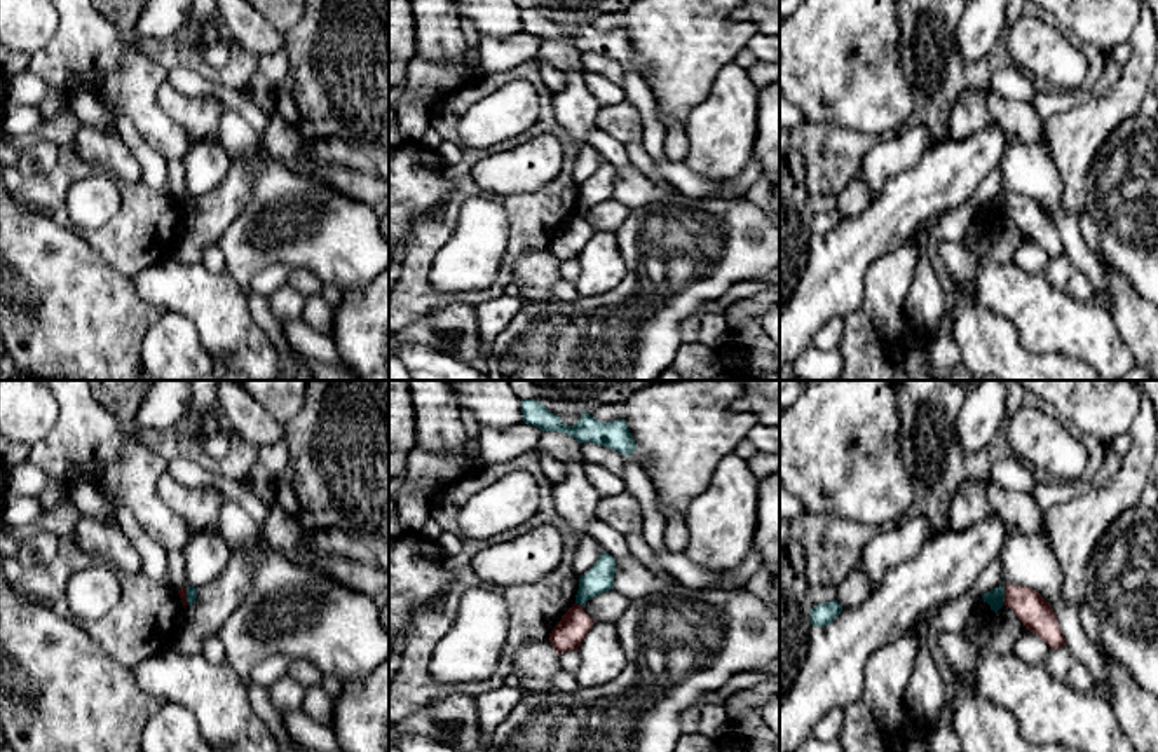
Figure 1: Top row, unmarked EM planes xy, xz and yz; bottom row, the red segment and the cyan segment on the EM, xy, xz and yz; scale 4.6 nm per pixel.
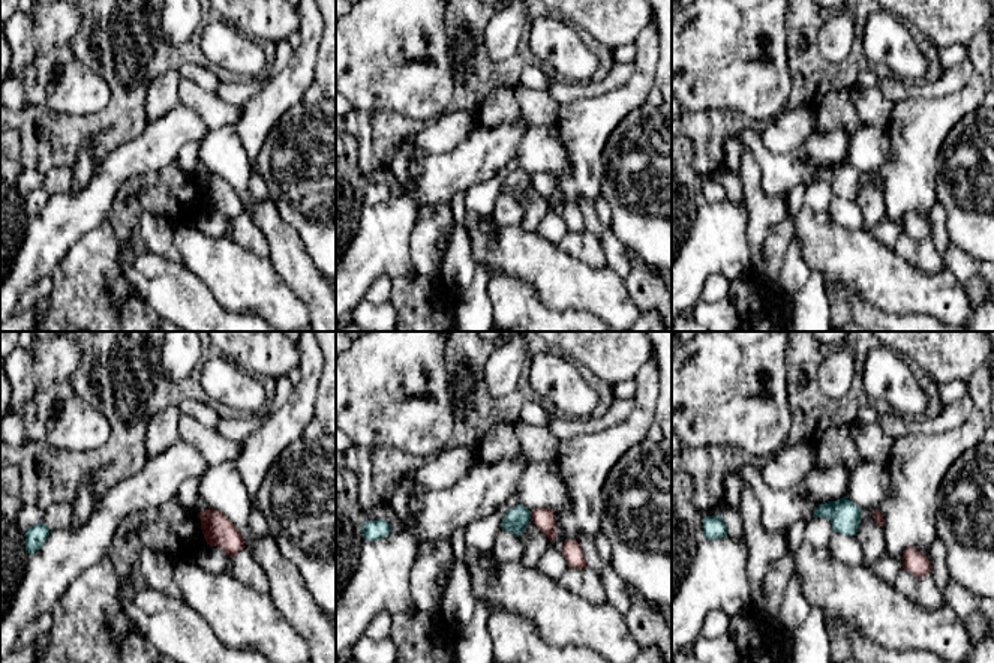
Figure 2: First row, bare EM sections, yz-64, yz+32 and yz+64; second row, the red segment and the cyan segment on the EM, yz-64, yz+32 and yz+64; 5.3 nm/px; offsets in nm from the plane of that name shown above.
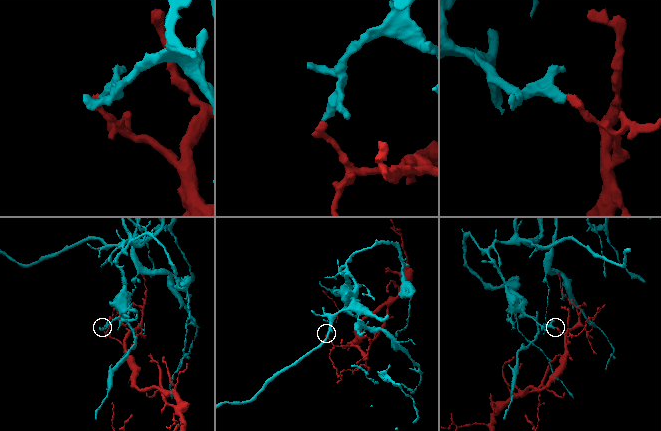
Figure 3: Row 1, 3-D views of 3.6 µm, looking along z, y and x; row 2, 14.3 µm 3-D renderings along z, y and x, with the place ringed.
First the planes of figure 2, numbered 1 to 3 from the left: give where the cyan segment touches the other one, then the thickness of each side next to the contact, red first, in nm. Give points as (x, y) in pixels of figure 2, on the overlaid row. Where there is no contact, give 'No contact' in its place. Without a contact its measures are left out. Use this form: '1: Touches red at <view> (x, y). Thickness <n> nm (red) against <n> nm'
1: No contact
2: Touches red at yz+32 (531, 515). Thickness 110 nm (red) against 120 nm
3: No contact

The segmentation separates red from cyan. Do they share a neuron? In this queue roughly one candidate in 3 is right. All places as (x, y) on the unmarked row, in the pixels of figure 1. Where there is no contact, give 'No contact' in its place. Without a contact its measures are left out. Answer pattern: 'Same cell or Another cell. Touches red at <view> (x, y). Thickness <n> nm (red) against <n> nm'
Another cell. Touches red at yz (1005, 205). Thickness 150 nm (red) against 80 nm

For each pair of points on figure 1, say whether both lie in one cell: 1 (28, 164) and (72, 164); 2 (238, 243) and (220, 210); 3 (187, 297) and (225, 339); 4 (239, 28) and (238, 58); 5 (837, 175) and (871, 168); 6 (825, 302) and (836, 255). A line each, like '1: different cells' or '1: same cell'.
1: different cells
2: different cells
3: same cell
4: different cells
5: different cells
6: same cell

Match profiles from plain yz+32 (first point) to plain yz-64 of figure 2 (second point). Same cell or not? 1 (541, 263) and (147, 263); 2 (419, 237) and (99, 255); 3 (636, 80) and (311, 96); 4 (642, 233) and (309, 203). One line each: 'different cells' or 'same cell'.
1: different cells
2: same cell
3: different cells
4: same cell

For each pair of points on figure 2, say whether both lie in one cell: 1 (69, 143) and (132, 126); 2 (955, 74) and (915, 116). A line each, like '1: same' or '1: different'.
1: same
2: different

